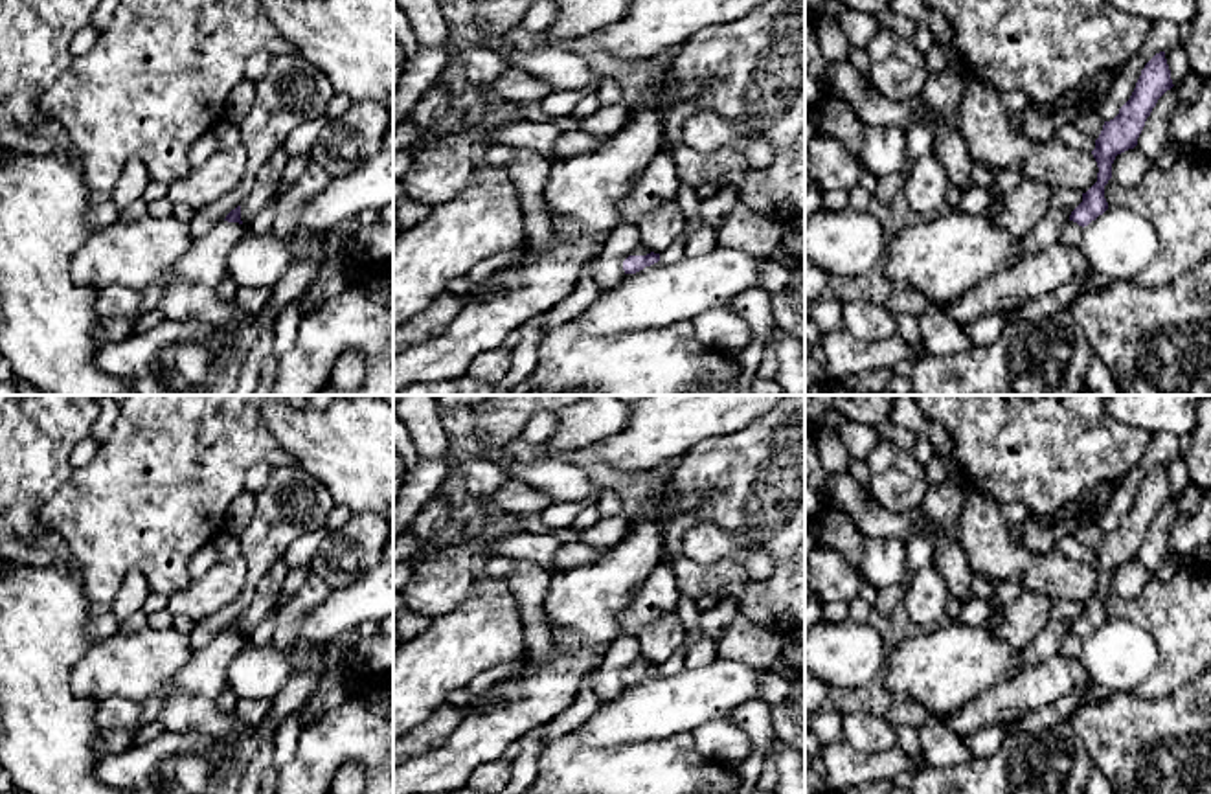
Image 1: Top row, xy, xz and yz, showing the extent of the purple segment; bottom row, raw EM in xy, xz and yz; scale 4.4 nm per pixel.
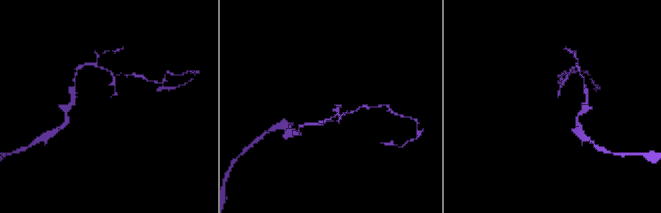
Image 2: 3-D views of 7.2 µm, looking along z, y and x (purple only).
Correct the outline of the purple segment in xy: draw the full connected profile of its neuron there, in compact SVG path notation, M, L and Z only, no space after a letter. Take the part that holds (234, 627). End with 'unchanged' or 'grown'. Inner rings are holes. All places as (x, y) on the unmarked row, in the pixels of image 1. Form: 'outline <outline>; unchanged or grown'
outline M237 618L209 645L197 651L164 689L140 702L141 717L136 730L103 730L96 743L97 750L103 755L129 750L134 744L136 732L158 720L165 700L176 693L195 693L215 700L228 686L230 662L246 643L241 632L241 618Z; grown

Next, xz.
outline M641 654L632 662L632 665L623 673L625 686L636 686L645 678L651 678L660 673L660 665L654 665Z; grown

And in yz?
outline M1165 463L1156 465L1141 482L1130 511L1119 520L1119 526L1104 533L1095 561L1092 562L1099 584L1097 594L1082 605L1082 614L1071 623L1058 654L1070 660L1081 660L1082 640L1108 621L1104 597L1112 590L1112 575L1117 566L1134 561L1145 539L1147 529L1158 511L1171 502L1172 491Z; grown

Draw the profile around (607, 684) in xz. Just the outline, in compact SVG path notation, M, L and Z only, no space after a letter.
M619 636L610 643L595 676L592 689L601 704L616 698L627 686L623 673L639 656L639 643L636 636Z

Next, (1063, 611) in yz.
M1051 597L1051 621L1071 627L1071 623L1082 614L1082 605L1070 599Z

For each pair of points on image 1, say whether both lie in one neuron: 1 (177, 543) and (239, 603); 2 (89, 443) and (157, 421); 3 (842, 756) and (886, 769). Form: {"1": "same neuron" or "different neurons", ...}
{"1": "different neurons", "2": "different neurons", "3": "same neuron"}

